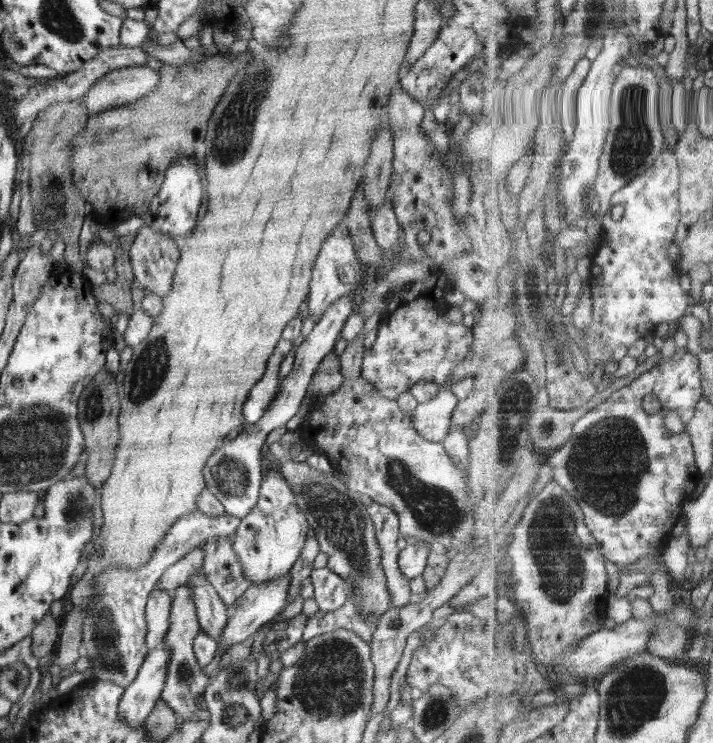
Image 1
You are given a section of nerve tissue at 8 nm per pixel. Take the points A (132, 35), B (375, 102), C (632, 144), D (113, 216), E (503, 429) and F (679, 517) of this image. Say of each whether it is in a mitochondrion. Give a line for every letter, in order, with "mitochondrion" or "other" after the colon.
A: other
B: other
C: mitochondrion
D: other
E: mitochondrion
F: other

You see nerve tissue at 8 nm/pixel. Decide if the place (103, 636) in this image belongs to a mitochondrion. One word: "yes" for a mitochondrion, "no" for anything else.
yes

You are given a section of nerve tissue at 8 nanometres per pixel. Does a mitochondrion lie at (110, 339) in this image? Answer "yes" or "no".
no

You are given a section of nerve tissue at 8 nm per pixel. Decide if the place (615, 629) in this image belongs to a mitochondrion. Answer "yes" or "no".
no

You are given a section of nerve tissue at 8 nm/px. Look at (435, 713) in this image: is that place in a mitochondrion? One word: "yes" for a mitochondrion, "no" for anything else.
yes

